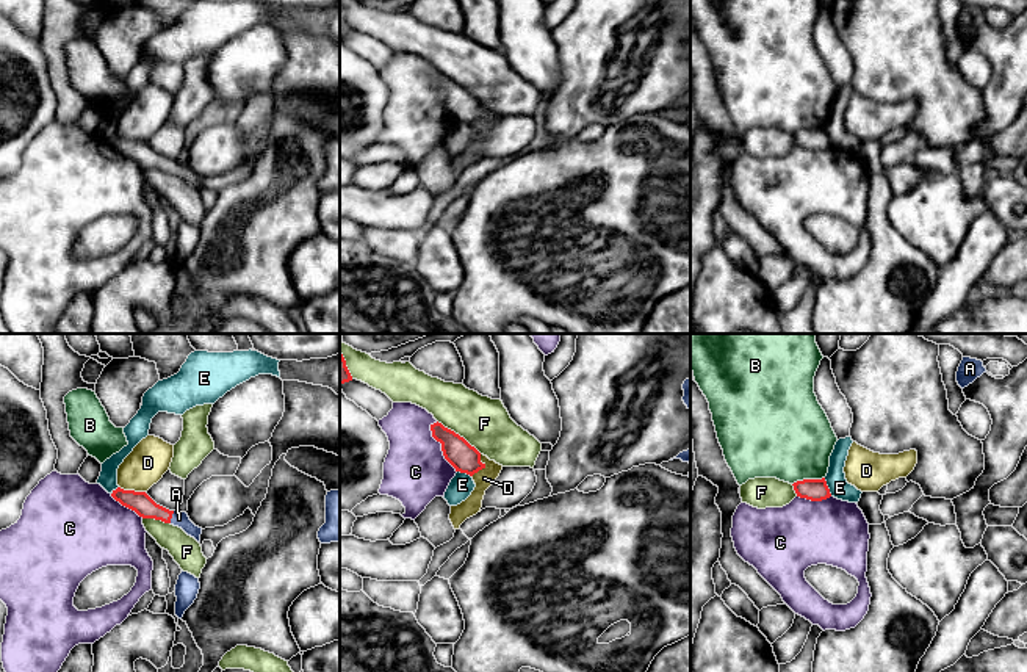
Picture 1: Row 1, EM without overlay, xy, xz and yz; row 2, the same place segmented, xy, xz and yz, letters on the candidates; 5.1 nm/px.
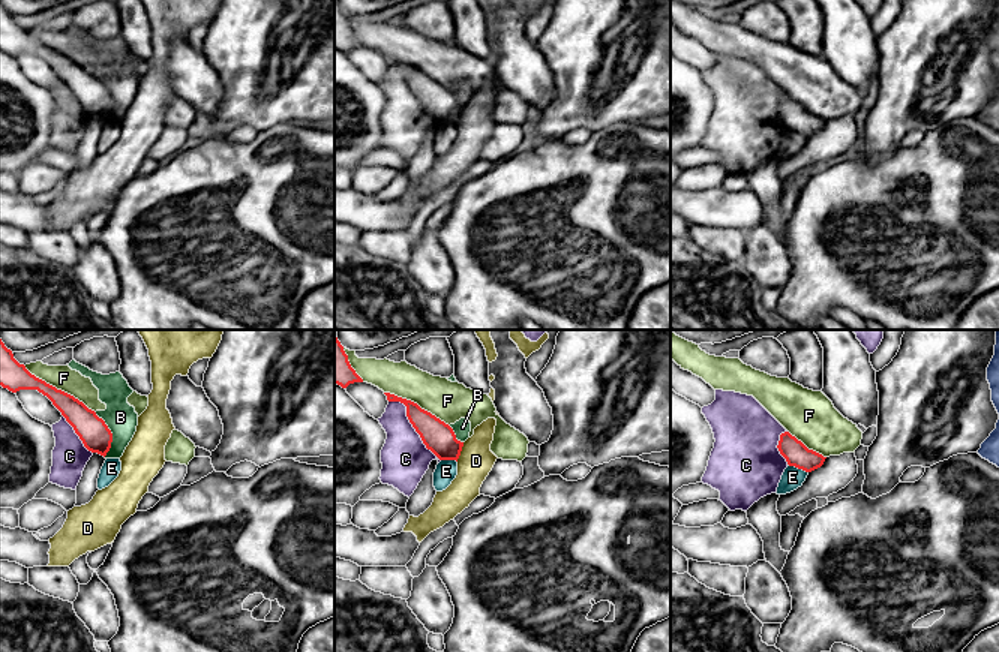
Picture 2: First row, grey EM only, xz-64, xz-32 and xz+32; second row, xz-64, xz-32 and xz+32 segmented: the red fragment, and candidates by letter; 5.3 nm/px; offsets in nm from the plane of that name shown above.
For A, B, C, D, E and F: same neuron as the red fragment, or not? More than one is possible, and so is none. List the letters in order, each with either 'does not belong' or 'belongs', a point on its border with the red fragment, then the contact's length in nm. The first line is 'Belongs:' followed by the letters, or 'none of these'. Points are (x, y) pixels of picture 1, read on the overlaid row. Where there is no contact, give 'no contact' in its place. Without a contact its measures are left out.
Belongs: A
A: belongs; contact xy (171, 517); length 70 nm
B: does not belong; contact yz (808, 480); length 170 nm
C: does not belong; contact xz (442, 447); length 280 nm
D: does not belong; contact xz (482, 467); length 130 nm
E: does not belong; contact yz (827, 487); length 100 nm
F: does not belong; contact xz (457, 434); length 280 nm

